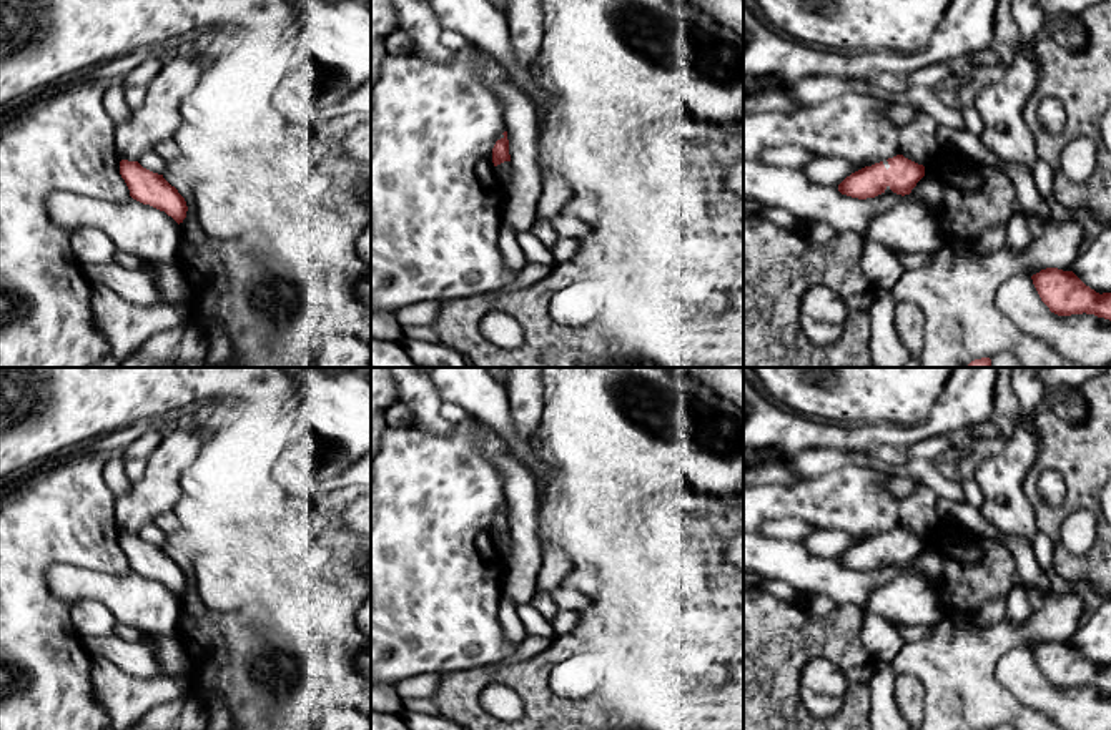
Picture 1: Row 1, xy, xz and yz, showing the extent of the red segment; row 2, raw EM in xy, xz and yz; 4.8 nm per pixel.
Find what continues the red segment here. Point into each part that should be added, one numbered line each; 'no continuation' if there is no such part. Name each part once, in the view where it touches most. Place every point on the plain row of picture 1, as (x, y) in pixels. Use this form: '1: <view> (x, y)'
no continuation

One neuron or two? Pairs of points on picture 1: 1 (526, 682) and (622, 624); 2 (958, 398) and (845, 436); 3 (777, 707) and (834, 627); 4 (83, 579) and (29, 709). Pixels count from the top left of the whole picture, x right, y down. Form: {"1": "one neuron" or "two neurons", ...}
{"1": "one neuron", "2": "one neuron", "3": "one neuron", "4": "two neurons"}

